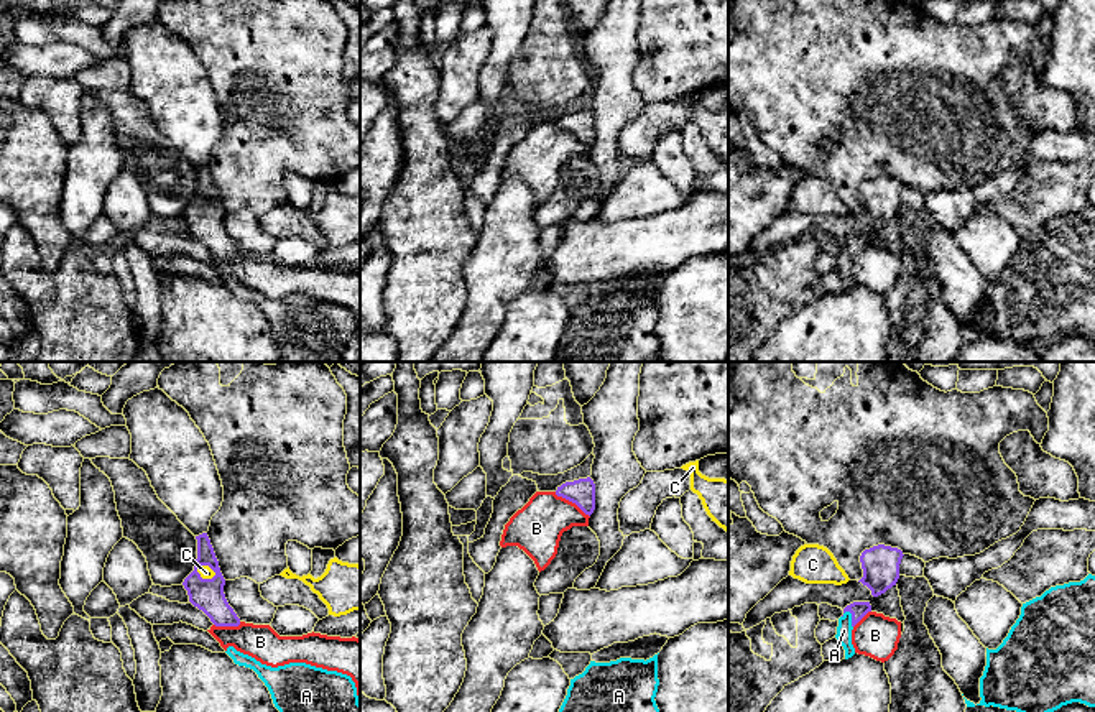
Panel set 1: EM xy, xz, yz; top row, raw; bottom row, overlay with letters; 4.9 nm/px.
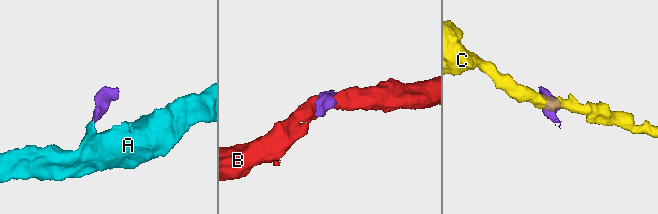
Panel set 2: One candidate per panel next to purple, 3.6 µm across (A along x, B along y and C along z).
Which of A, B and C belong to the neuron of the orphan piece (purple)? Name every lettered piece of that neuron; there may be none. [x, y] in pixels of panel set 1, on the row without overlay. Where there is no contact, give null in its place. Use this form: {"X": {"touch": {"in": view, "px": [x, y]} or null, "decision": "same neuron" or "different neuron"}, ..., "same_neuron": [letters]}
{"A": {"touch": {"in": "yz", "px": [852, 250]}, "decision": "same neuron"}, "B": {"touch": {"in": "xz", "px": [572, 134]}, "decision": "different neuron"}, "C": {"touch": {"in": "xy", "px": [206, 196]}, "decision": "different neuron"}, "same_neuron": ["A"]}

